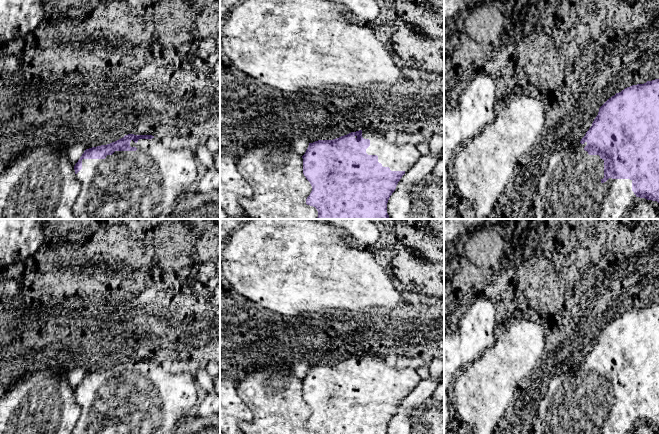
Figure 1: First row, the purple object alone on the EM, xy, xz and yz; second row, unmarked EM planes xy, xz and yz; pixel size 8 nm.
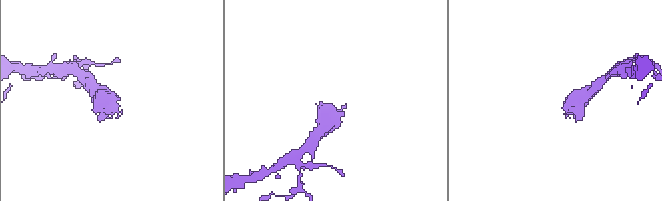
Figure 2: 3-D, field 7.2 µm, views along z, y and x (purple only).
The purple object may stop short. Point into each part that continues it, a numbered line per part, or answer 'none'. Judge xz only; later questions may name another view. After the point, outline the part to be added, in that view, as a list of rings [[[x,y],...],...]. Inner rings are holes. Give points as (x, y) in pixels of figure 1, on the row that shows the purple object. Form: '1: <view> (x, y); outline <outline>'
1: xz (403, 157); outline [[[363,129],[362,137],[370,140],[366,149],[368,155],[377,155],[378,162],[391,171],[409,171],[420,159],[417,146],[411,143],[398,145],[391,136],[378,130]]]

